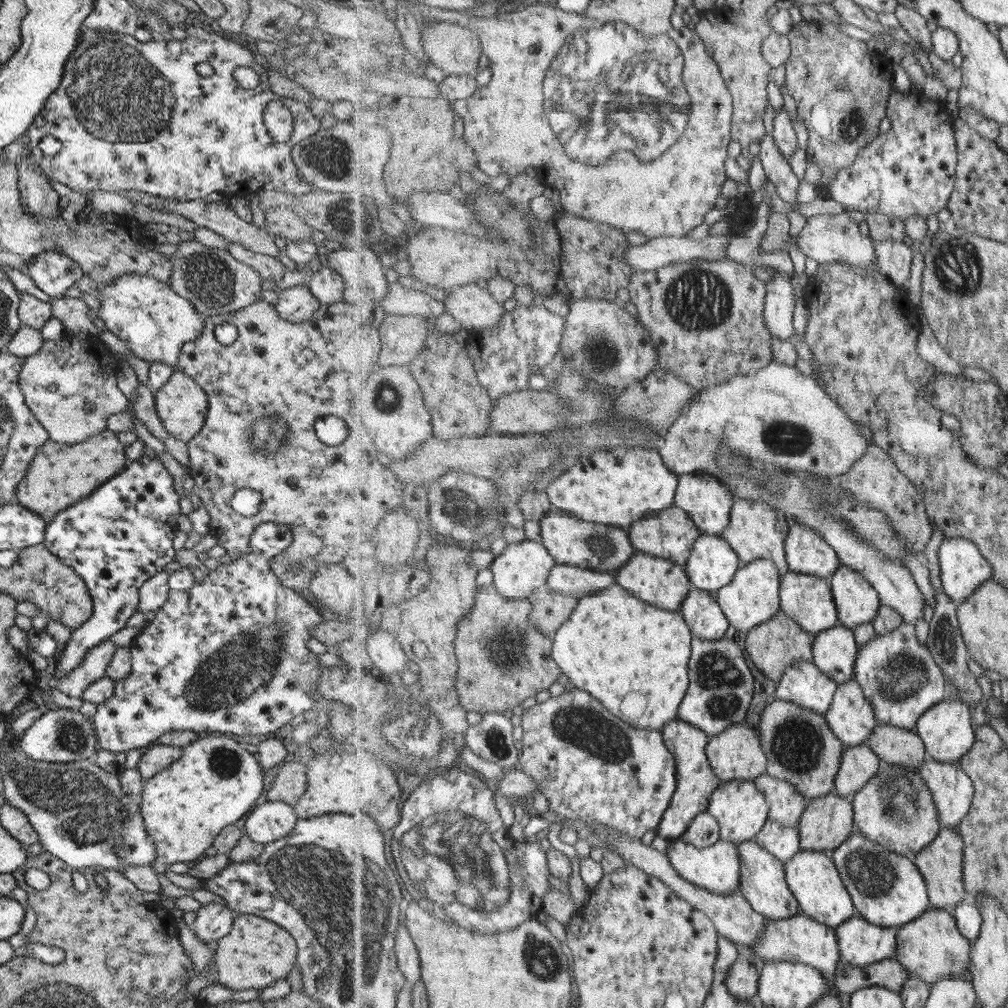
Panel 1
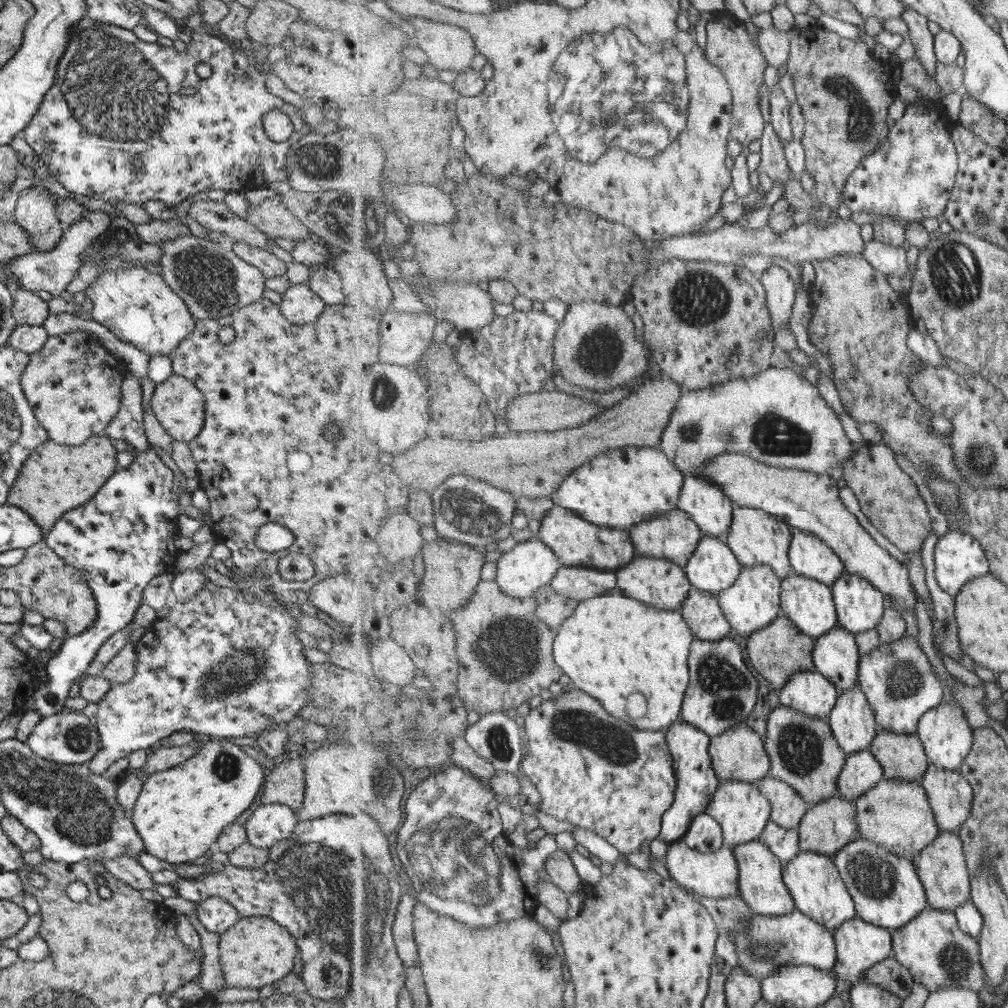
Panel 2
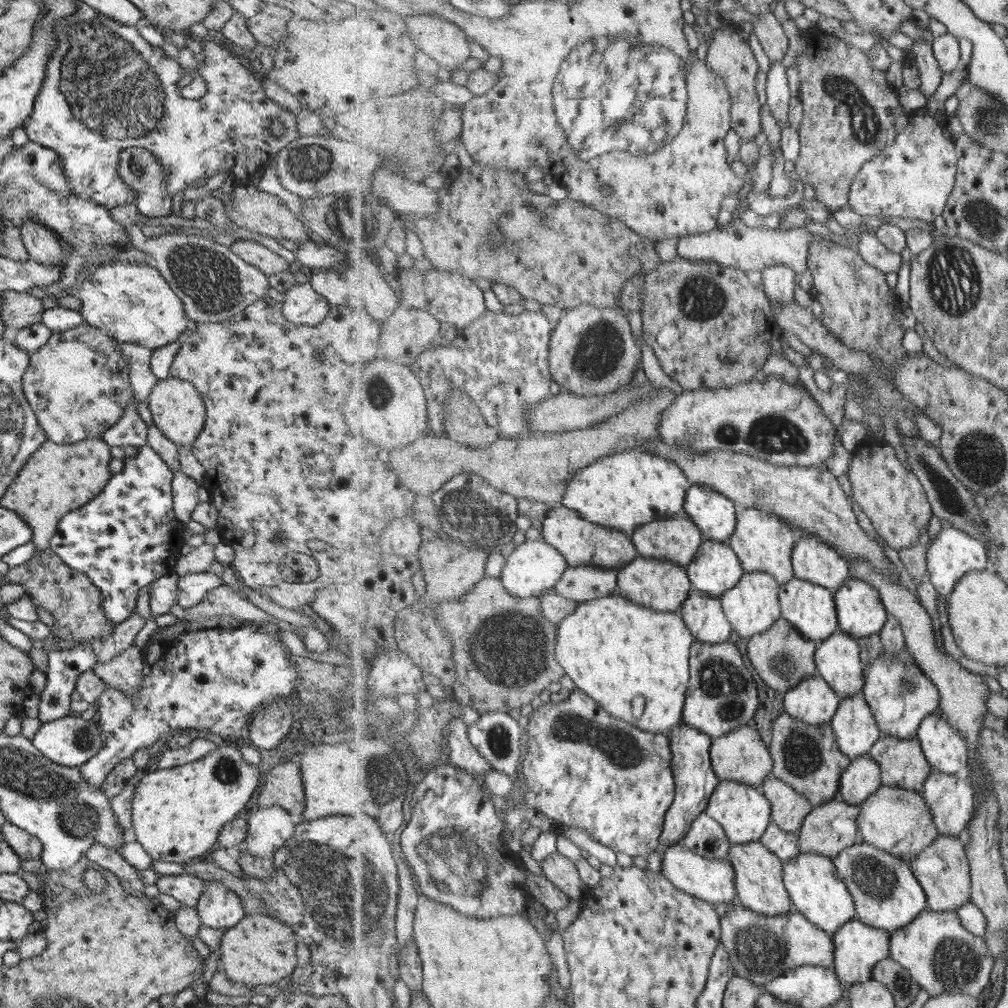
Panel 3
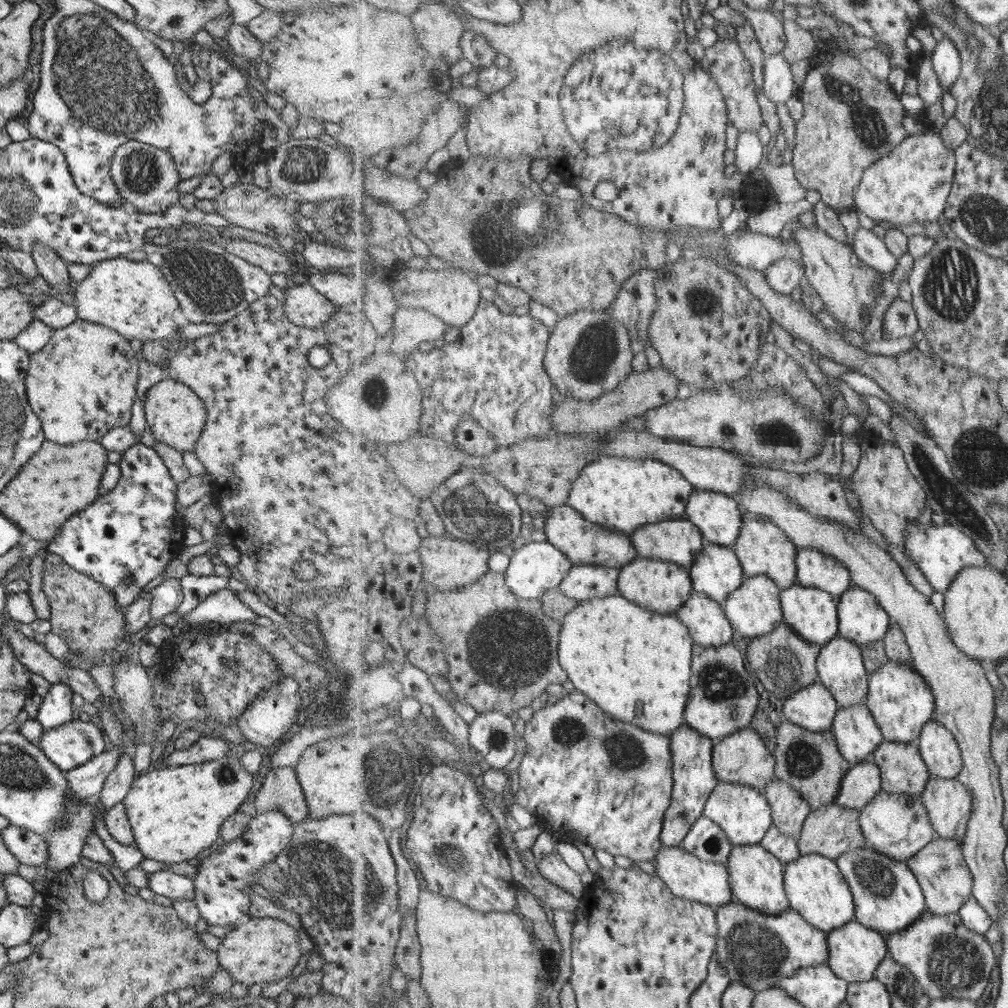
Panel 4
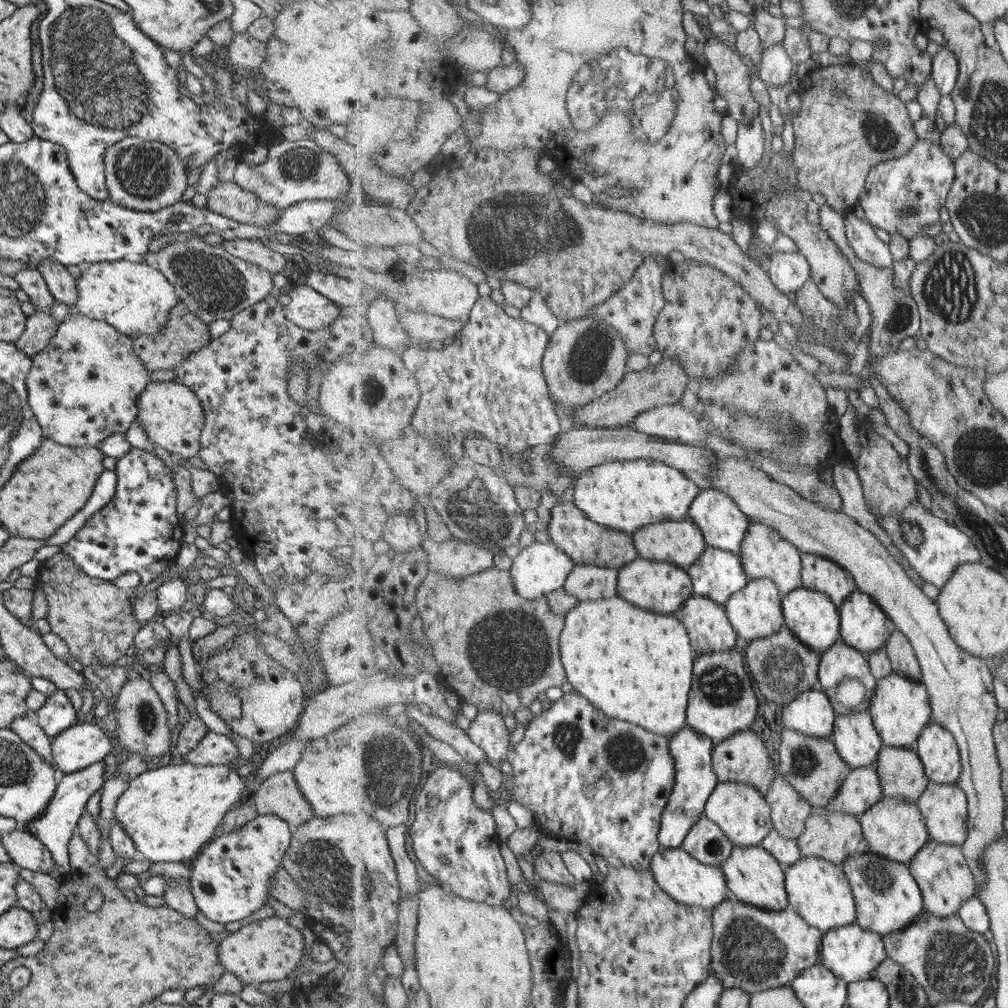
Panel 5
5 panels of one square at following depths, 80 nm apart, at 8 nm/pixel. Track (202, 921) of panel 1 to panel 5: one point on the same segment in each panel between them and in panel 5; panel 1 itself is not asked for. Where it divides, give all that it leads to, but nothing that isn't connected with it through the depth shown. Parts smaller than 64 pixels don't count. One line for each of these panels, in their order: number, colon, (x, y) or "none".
2: (215, 914)
3: (217, 906)
4: (222, 882)
5: (230, 878)

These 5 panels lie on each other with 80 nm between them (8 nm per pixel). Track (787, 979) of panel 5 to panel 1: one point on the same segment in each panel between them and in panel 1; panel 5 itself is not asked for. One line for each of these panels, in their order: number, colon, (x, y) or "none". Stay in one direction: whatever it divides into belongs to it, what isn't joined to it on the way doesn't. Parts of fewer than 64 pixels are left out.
1: (800, 939)
2: (794, 938)
3: (760, 947)
4: (760, 950)

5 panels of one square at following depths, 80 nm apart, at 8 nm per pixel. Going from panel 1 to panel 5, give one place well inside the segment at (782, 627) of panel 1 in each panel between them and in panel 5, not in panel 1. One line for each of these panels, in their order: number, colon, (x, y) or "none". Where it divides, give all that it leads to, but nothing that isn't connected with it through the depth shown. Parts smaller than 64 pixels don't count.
2: (778, 652)
3: (782, 657)
4: (785, 663)
5: (784, 668)

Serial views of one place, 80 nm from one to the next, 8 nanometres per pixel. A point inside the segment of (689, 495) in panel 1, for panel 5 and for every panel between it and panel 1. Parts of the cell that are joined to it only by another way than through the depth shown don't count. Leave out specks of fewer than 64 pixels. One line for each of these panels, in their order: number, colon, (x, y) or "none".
2: (708, 505)
3: (714, 513)
4: (717, 515)
5: (724, 524)

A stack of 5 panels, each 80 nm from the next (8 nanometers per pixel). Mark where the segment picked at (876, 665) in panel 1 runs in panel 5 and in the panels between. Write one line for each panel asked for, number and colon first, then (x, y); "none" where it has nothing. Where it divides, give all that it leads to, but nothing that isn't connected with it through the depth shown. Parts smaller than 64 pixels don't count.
2: (898, 680)
3: (901, 696)
4: (900, 699)
5: (901, 709)

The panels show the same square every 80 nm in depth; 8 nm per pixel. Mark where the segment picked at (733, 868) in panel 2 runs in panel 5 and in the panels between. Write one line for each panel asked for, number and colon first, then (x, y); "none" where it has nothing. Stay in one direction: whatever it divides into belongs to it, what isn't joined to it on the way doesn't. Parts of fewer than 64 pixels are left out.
3: (711, 879)
4: (688, 876)
5: (689, 881)

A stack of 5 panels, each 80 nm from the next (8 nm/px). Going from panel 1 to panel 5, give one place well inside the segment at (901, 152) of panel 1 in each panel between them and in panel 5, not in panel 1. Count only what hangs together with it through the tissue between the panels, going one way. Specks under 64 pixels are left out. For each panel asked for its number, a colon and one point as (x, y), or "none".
2: (913, 174)
3: (914, 178)
4: (912, 185)
5: (904, 196)

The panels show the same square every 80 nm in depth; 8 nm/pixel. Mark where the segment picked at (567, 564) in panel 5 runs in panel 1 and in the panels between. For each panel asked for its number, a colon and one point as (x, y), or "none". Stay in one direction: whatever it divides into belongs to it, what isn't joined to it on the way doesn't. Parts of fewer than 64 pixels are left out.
1: (523, 566)
2: (526, 568)
3: (534, 566)
4: (536, 567)

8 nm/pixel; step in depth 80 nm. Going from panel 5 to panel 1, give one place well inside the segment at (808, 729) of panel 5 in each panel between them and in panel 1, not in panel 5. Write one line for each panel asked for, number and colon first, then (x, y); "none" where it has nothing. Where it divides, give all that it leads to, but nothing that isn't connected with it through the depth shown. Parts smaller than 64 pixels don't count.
1: (805, 684)
2: (810, 692)
3: (813, 701)
4: (814, 708)

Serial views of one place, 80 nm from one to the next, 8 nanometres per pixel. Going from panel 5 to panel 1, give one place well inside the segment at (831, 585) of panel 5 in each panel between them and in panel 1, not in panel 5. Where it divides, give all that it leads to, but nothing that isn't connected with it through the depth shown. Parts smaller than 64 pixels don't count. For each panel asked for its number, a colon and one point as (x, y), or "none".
1: (808, 552)
2: (810, 556)
3: (815, 560)
4: (816, 569)

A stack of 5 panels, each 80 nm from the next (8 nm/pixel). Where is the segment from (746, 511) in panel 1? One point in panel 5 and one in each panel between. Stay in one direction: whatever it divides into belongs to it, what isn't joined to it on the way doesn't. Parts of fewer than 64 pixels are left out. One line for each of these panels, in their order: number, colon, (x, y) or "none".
2: (757, 537)
3: (763, 542)
4: (764, 548)
5: (765, 553)

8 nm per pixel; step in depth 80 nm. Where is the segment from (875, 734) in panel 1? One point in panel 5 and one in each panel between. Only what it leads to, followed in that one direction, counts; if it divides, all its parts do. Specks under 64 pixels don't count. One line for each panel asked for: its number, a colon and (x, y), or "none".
2: (903, 756)
3: (903, 763)
4: (903, 768)
5: (902, 773)

